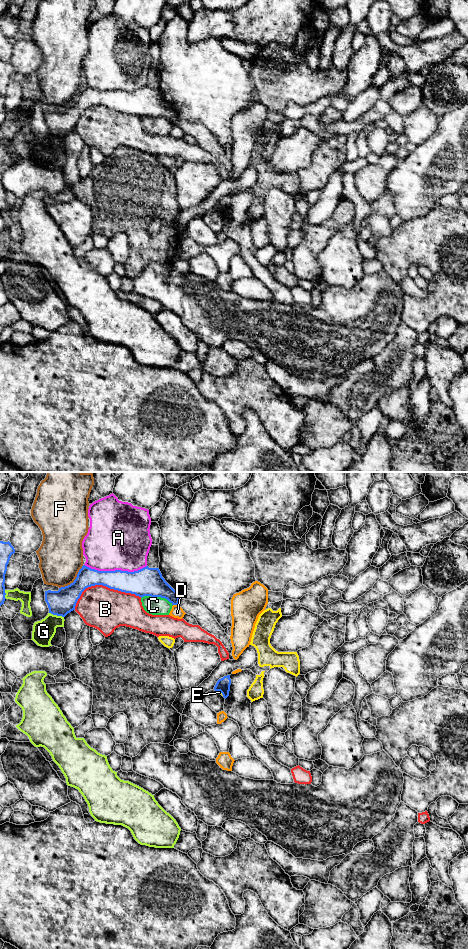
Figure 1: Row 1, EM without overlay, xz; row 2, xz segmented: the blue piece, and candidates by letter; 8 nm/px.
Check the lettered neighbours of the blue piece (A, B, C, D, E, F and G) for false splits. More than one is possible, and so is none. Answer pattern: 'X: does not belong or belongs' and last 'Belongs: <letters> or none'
A: does not belong
B: does not belong
C: does not belong
D: does not belong
E: does not belong
F: does not belong
G: does not belong
Belongs: none

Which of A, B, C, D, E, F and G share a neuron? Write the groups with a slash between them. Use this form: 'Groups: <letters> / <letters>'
Groups: A / B / C / D / E / F / G

